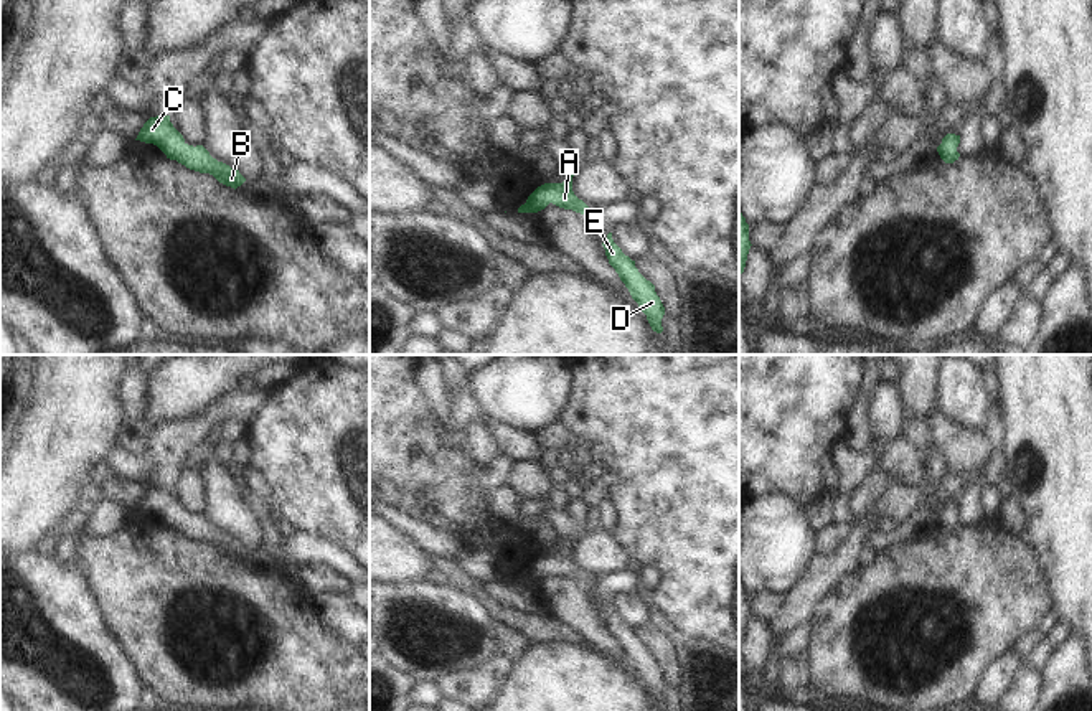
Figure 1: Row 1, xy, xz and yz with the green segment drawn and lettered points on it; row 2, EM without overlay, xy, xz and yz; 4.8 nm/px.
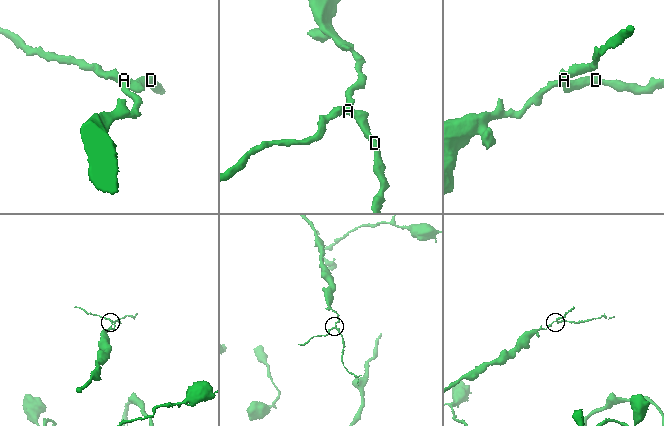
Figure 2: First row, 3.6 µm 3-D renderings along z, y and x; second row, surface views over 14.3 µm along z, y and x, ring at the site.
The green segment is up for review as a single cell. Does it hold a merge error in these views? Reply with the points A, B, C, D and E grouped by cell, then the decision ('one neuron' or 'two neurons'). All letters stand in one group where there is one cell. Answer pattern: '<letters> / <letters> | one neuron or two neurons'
A B C D E | one neuron

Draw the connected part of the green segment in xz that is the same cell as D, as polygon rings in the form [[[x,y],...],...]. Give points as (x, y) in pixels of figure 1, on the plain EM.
[[[612,602],[607,604],[602,615],[605,619],[609,633],[615,638],[620,650],[628,658],[632,668],[647,685],[652,699],[661,703],[661,688],[665,685],[665,676],[655,662],[655,655],[638,642],[638,638],[635,637],[635,630],[625,625],[622,619],[614,612]]]

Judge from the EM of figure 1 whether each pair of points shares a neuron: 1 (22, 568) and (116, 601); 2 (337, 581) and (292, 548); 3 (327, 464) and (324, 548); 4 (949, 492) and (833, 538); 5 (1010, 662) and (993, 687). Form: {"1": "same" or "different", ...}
{"1": "different", "2": "different", "3": "different", "4": "different", "5": "same"}

